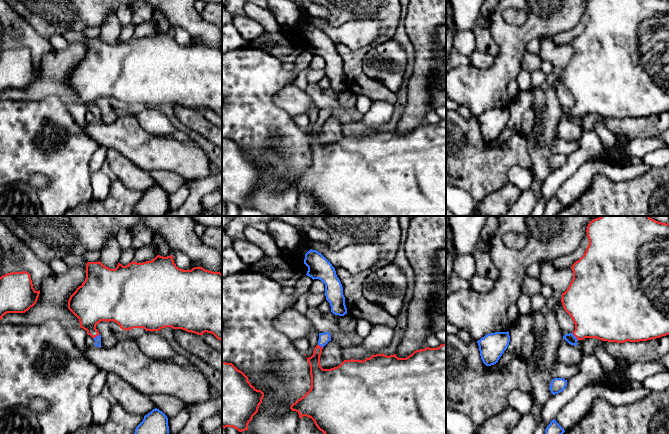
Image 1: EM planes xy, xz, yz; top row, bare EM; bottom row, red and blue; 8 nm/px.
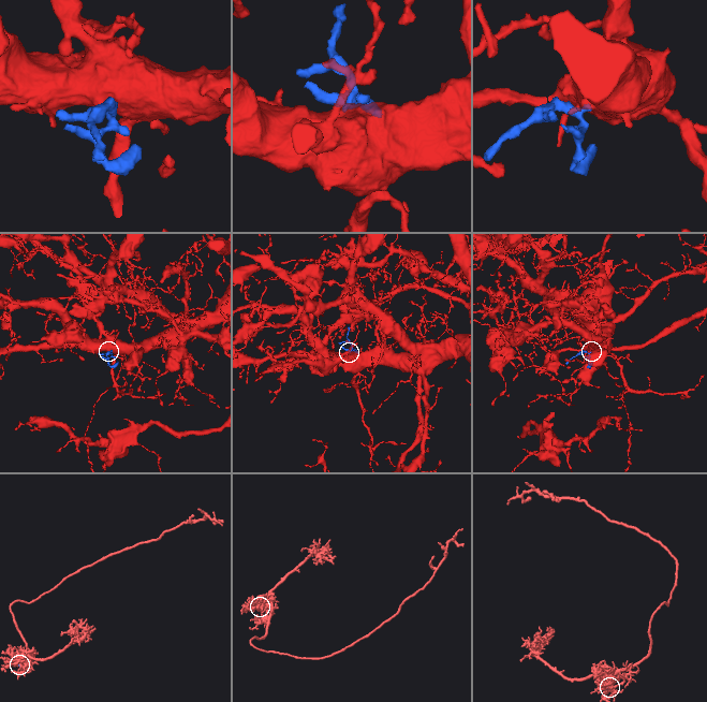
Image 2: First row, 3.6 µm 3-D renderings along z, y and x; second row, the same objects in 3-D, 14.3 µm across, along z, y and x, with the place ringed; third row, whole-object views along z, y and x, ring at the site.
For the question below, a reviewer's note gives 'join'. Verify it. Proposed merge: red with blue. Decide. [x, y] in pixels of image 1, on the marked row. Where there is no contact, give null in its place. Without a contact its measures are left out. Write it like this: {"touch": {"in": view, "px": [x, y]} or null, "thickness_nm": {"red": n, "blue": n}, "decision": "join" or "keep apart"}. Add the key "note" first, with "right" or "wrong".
{"note": "right", "touch": {"in": "yz", "px": [575, 336]}, "thickness_nm": {"red": 400, "blue": 80}, "decision": "join"}

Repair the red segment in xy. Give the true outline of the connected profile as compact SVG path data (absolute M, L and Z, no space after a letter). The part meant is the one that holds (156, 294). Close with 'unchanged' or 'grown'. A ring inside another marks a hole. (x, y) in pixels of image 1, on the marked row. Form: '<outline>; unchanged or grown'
M157 255L153 260L143 263L132 261L126 266L118 263L115 269L104 266L100 261L87 262L85 281L79 286L68 300L68 309L79 319L80 327L87 331L94 341L95 346L101 347L101 336L99 335L96 325L101 321L114 321L121 329L130 330L133 328L143 328L146 331L159 331L162 328L171 327L173 329L182 329L187 332L203 335L205 332L213 334L218 340L222 341L222 274L220 272L212 272L202 267L194 267L191 270L183 270L176 266L172 255L163 257Z; grown

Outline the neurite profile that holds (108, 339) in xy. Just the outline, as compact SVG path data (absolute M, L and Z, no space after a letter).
M101 321L96 325L96 329L101 336L101 347L102 348L112 348L117 345L118 340L110 328L110 325L106 321Z

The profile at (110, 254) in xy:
M110 238L101 251L100 262L110 268L115 269L121 256L121 247L115 238Z

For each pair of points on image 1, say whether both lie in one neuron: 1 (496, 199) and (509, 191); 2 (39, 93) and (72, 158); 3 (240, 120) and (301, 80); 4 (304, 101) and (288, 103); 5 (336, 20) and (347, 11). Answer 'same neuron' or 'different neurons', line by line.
1: same neuron
2: different neurons
3: different neurons
4: same neuron
5: same neuron

